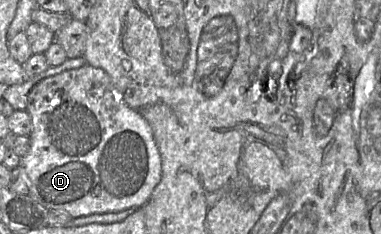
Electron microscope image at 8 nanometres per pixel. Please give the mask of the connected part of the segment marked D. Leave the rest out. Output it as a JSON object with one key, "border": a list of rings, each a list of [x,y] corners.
{"border":[[[85,65],[77,69],[71,69],[46,78],[37,83],[29,92],[26,111],[32,121],[32,132],[29,135],[30,149],[21,157],[22,166],[29,178],[28,195],[48,209],[63,210],[73,218],[92,214],[104,214],[121,212],[131,208],[142,207],[150,198],[154,188],[161,179],[161,156],[156,145],[152,129],[148,122],[135,110],[125,104],[121,94],[114,87],[108,74],[97,67]]]}

